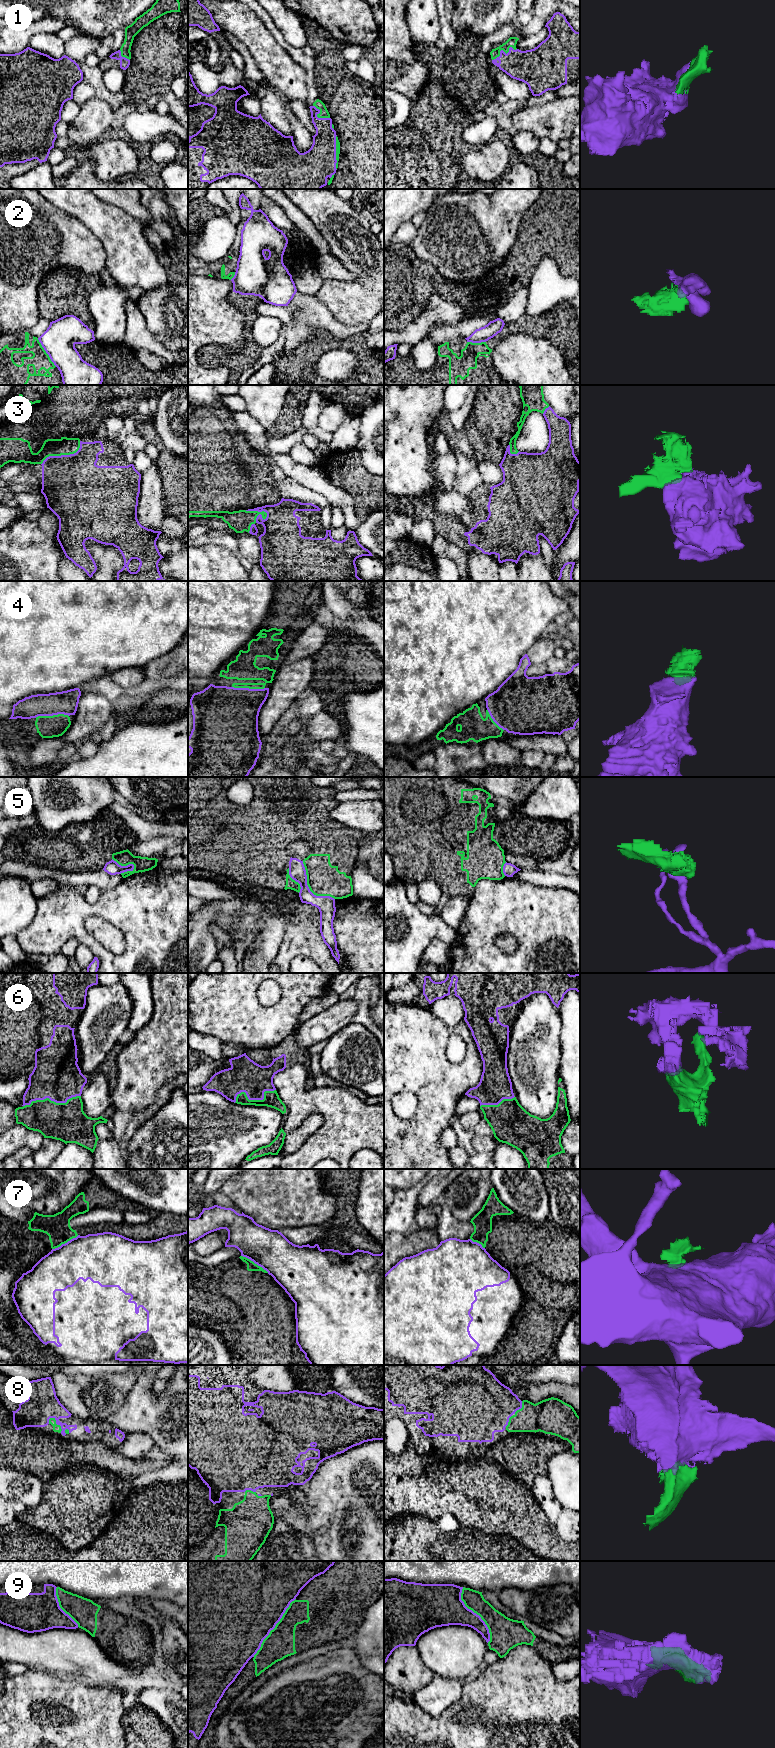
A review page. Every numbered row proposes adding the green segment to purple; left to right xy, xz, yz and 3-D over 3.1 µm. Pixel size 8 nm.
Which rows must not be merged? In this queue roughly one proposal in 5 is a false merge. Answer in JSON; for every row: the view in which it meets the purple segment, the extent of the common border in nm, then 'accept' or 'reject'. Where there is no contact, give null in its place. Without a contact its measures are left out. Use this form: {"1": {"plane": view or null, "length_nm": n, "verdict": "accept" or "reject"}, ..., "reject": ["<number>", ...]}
{"1": {"plane": "xz", "length_nm": 280, "verdict": "accept"}, "2": {"plane": "xy", "length_nm": 280, "verdict": "reject"}, "3": {"plane": "xz", "length_nm": 220, "verdict": "accept"}, "4": {"plane": "xy", "length_nm": 280, "verdict": "accept"}, "5": {"plane": "xz", "length_nm": 400, "verdict": "reject"}, "6": {"plane": "xy", "length_nm": 480, "verdict": "accept"}, "7": {"plane": "xz", "length_nm": 260, "verdict": "reject"}, "8": {"plane": "xy", "length_nm": 160, "verdict": "accept"}, "9": {"plane": "xz", "length_nm": 600, "verdict": "reject"}, "reject": ["2", "5", "7", "9"]}

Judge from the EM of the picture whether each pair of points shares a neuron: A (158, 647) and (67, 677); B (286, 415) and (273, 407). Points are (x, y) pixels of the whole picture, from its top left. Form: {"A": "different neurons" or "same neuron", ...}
{"A": "same neuron", "B": "different neurons"}

